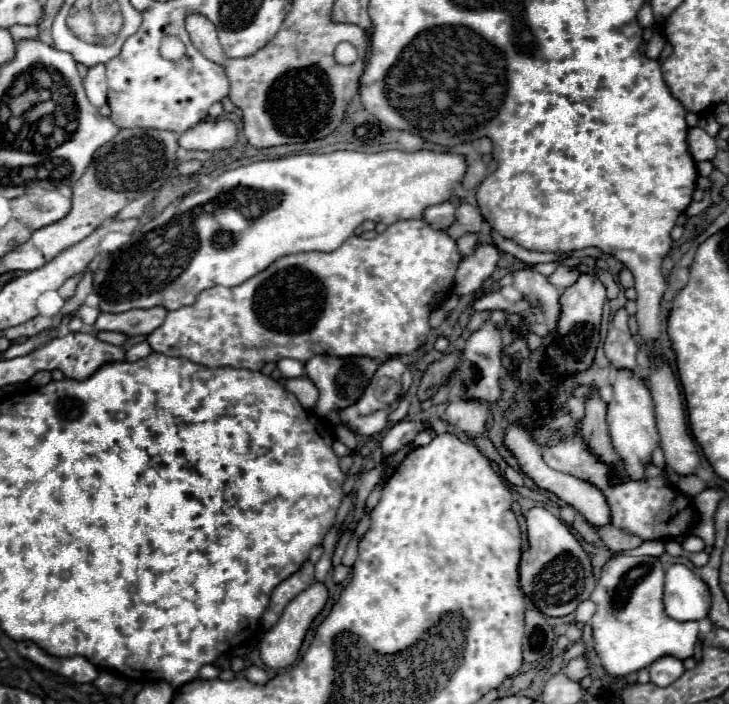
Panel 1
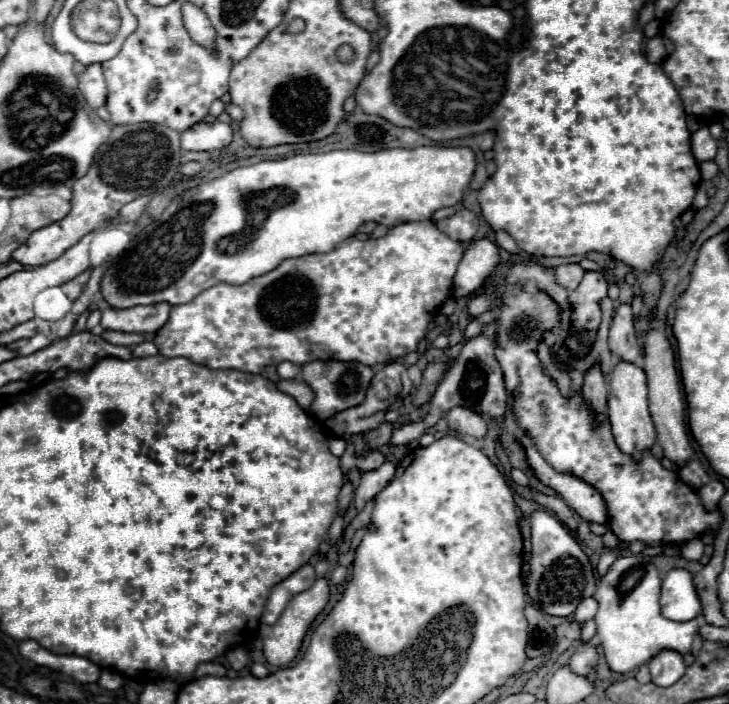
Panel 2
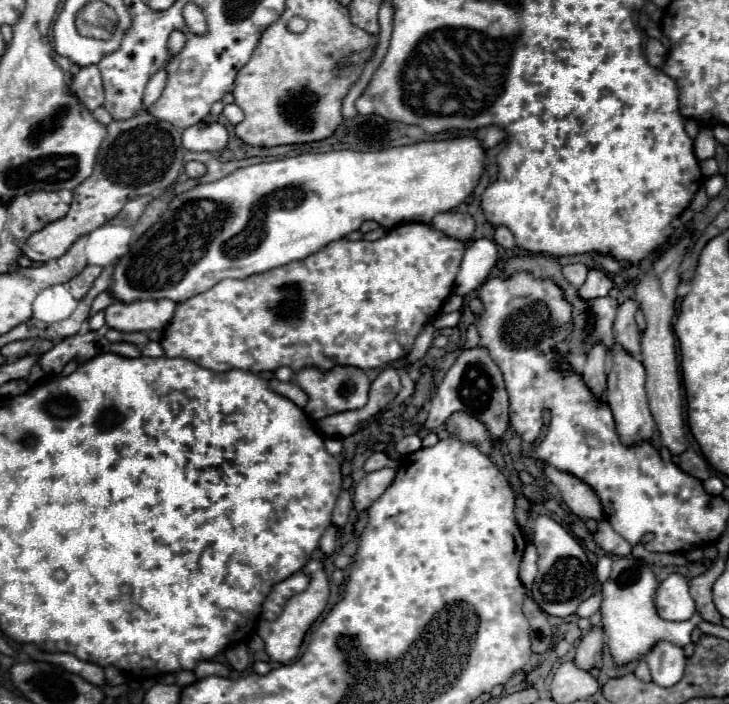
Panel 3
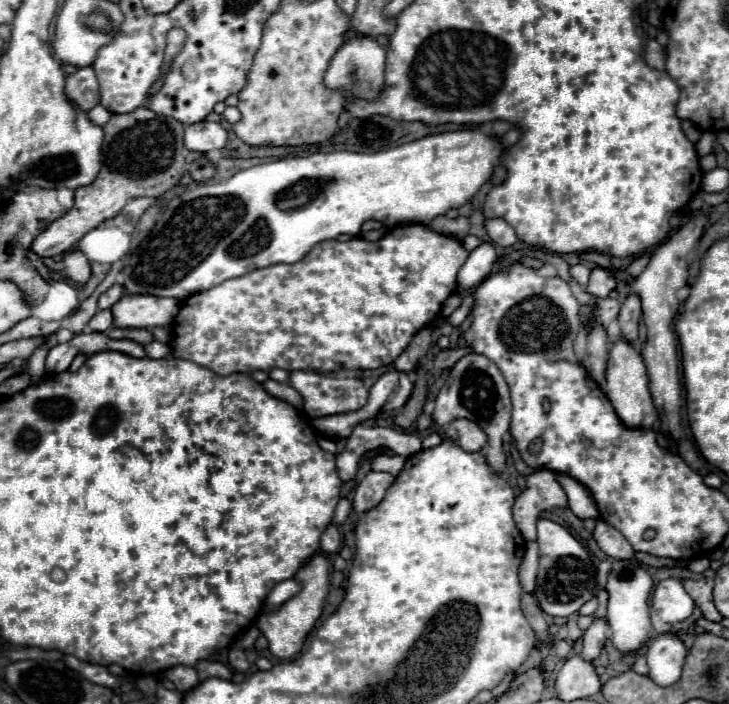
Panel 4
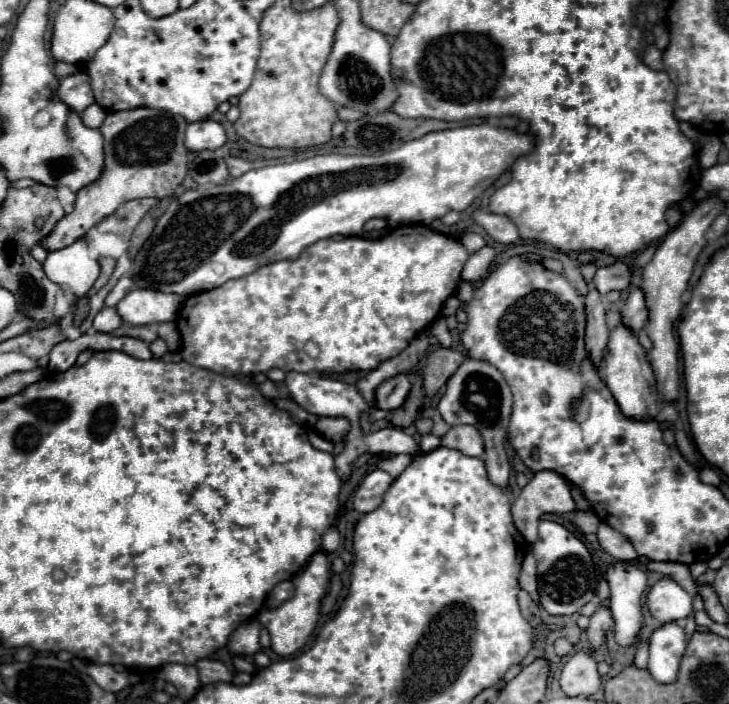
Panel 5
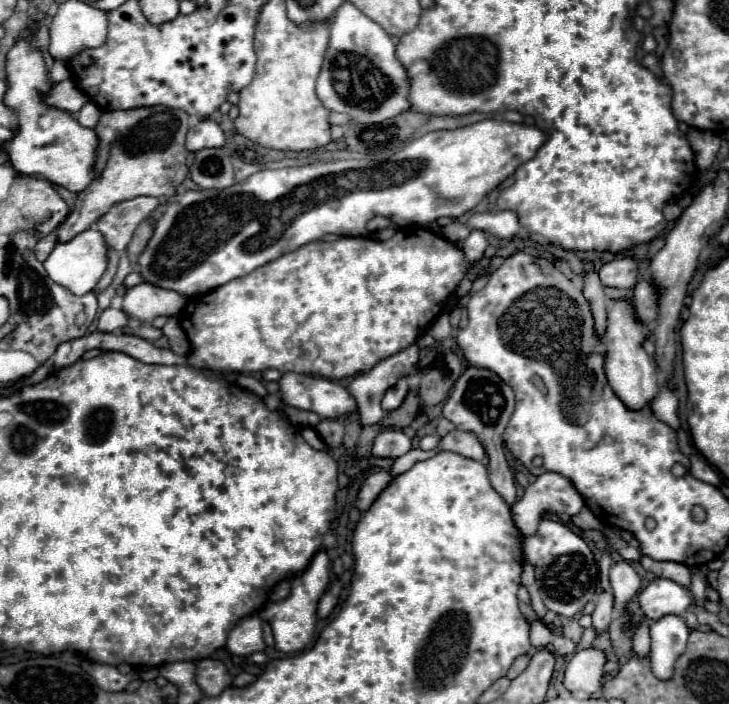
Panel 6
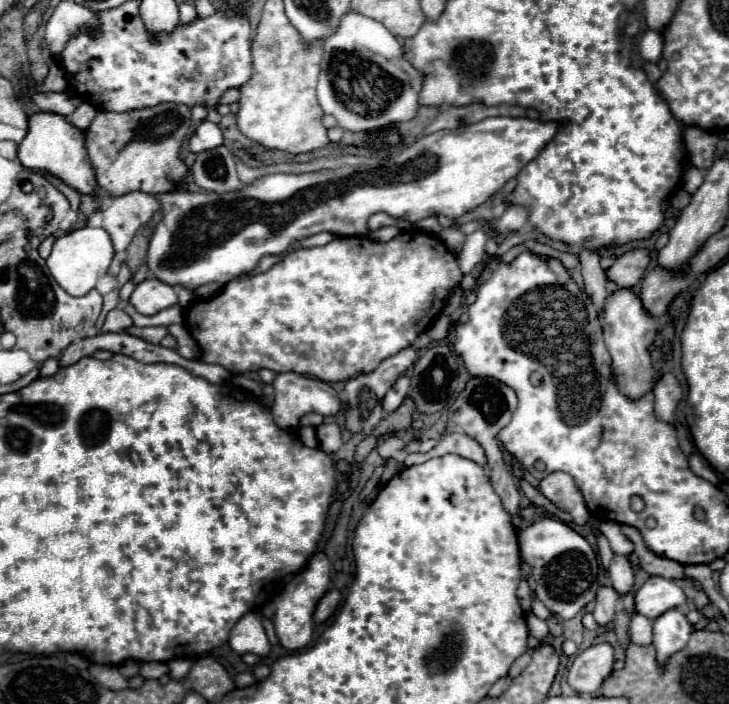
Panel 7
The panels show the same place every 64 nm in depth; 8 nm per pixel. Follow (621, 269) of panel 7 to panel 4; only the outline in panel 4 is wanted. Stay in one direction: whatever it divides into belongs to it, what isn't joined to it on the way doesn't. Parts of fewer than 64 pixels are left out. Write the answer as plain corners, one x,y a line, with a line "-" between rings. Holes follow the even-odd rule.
594,268
588,282
588,292
598,298
606,298
618,286
616,276
606,268

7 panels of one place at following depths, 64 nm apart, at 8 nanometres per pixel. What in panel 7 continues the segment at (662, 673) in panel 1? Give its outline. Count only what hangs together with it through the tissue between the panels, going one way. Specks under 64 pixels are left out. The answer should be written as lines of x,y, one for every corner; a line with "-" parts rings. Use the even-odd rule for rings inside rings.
672,608
664,612
662,616
658,616
654,620
654,642
652,644
656,648
660,664
664,664
664,660
668,660
668,656
672,656
674,652
682,650
688,644
688,638
692,632
694,628
688,622
682,608

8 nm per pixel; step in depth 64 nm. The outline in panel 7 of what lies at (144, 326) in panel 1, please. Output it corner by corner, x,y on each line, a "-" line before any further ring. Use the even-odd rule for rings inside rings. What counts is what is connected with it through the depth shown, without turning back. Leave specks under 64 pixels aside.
150,278
150,280
144,280
140,282
132,296
130,296
130,304
140,312
140,314
156,314
164,308
170,308
174,304
178,304
178,296
176,296
176,290
174,286
170,284
164,284
156,278

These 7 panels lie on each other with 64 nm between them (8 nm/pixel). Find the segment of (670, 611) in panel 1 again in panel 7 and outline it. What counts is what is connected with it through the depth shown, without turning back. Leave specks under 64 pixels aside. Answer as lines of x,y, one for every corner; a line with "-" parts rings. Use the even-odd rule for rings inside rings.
652,576
648,578
642,588
634,596
636,612
646,618
658,618
668,608
676,608
686,604
686,596
680,586
676,586
672,580

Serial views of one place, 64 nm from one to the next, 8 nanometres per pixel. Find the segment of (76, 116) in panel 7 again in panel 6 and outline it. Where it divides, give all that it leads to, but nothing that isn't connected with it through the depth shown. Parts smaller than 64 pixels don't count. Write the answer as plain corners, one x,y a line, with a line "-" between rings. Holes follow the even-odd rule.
86,102
80,112
76,112
76,120
80,126
86,126
86,128
94,128
96,122
100,118
100,108
96,108
96,104
92,102

